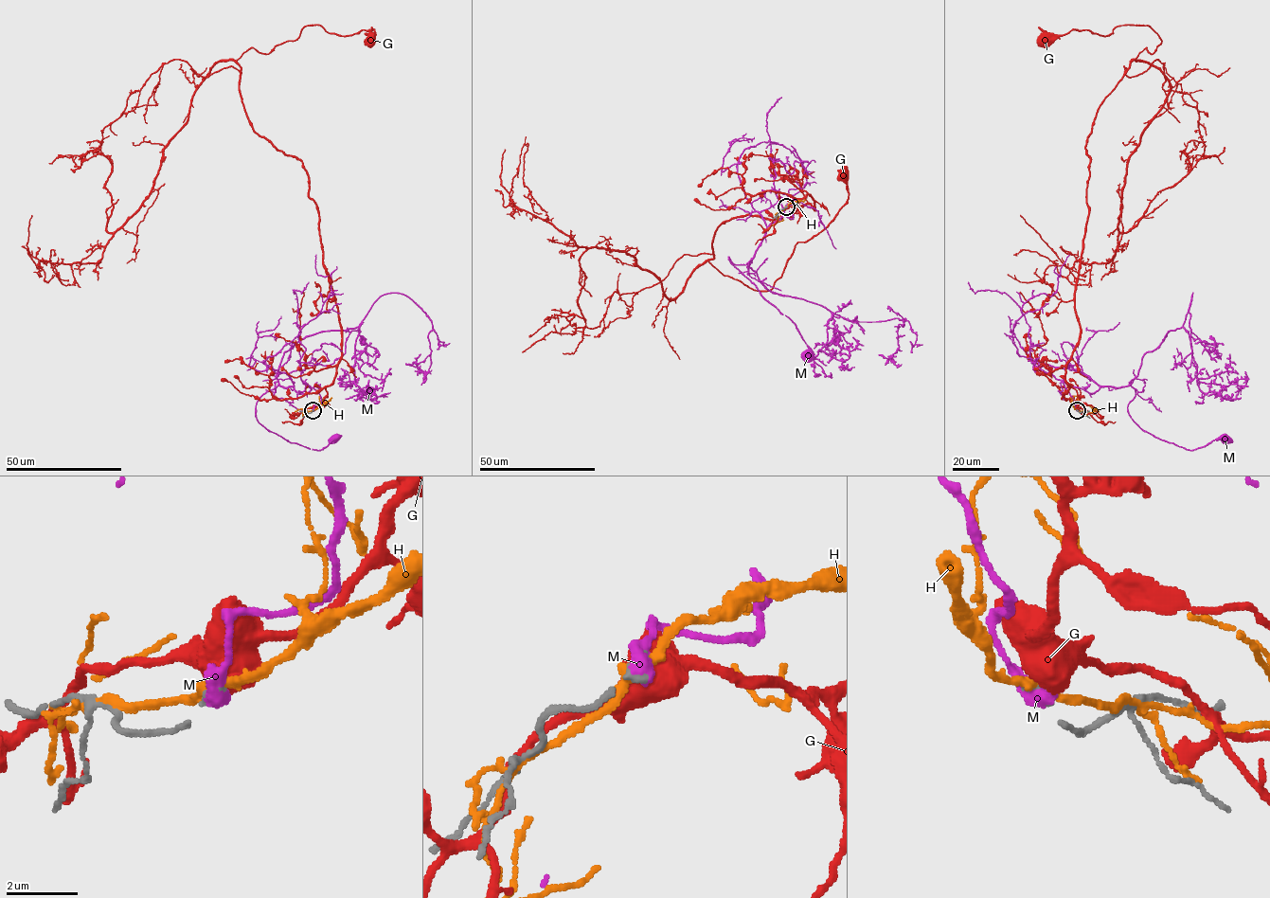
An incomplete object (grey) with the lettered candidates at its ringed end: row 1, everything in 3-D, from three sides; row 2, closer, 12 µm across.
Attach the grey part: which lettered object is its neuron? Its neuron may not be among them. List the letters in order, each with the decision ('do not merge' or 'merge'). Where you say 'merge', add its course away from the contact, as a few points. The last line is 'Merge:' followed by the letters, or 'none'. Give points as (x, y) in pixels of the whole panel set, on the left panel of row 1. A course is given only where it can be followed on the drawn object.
G: do not merge
H: do not merge
M: merge; course (313, 410), (313, 387), (278, 386), (256, 418), (310, 449), (332, 440)
Merge: M

